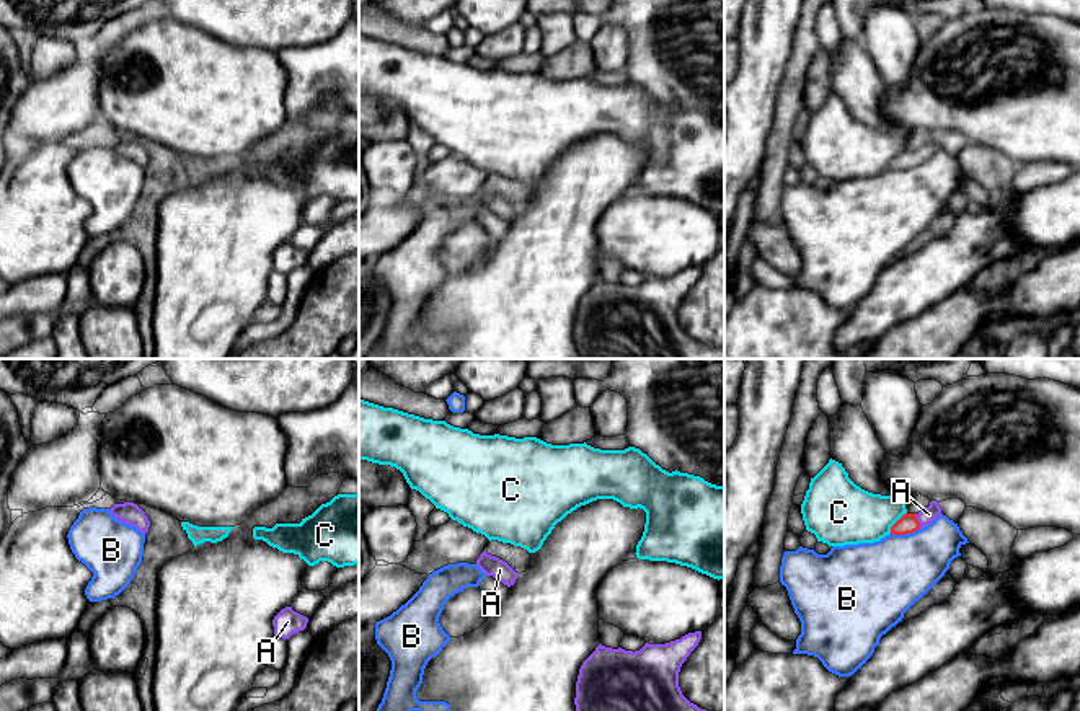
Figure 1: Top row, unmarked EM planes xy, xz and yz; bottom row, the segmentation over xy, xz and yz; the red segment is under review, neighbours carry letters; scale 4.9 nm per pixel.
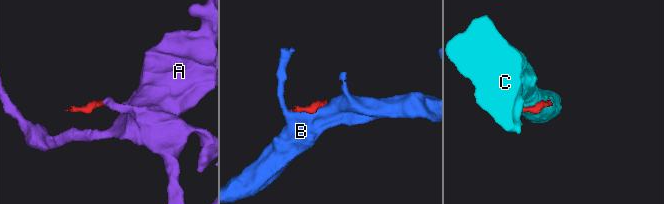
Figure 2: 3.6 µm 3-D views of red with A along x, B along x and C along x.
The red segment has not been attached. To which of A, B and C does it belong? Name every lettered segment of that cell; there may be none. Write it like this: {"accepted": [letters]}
{"accepted": ["A"]}

